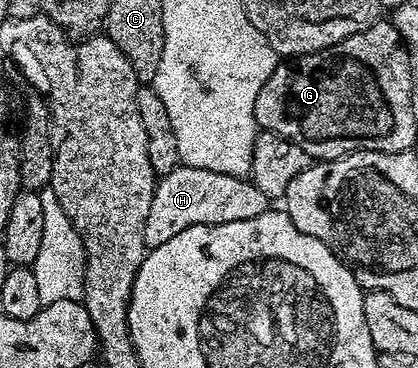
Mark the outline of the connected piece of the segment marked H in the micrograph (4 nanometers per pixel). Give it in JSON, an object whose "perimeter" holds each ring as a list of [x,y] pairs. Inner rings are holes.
{"perimeter":[[[179,164],[174,171],[157,180],[154,199],[150,199],[150,215],[146,215],[144,244],[148,249],[162,247],[162,243],[174,239],[178,231],[186,231],[186,227],[254,219],[254,215],[262,215],[269,208],[269,197],[262,195],[251,179]]]}

